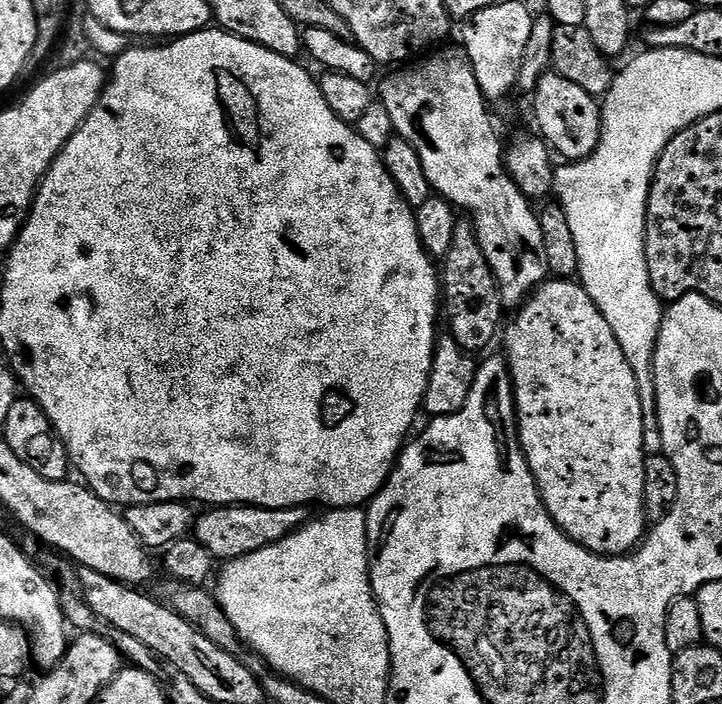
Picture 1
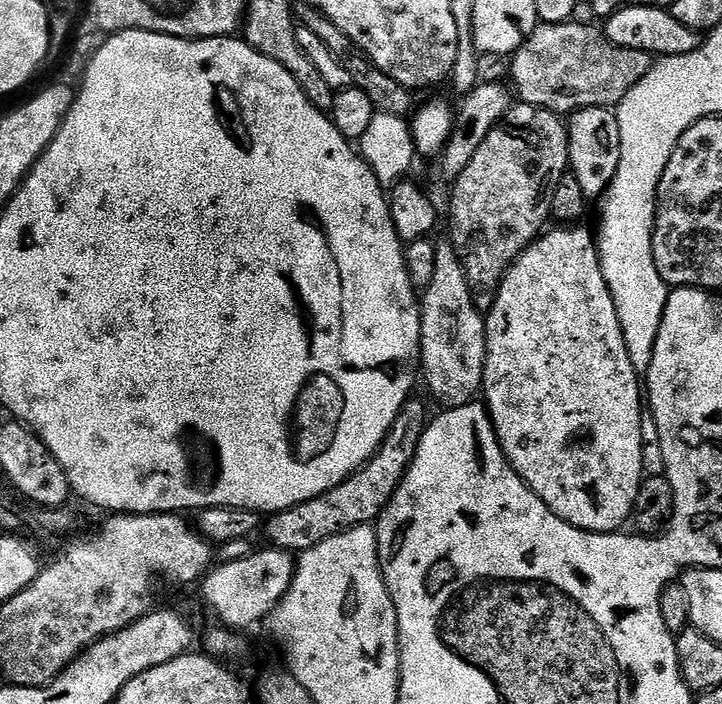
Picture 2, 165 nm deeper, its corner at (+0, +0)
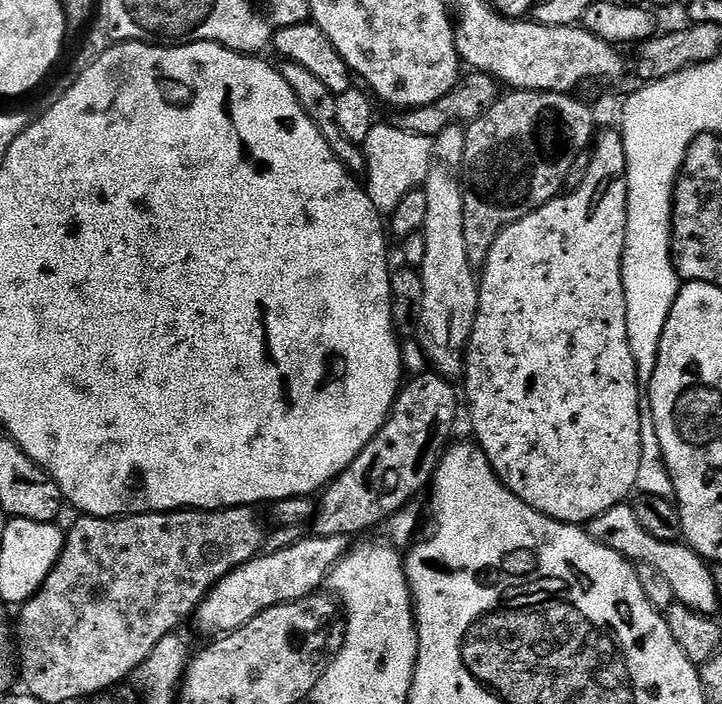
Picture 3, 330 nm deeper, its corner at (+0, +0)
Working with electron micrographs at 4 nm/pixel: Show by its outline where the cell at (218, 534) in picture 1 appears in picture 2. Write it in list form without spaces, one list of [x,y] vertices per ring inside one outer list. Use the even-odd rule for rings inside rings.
[[[408,399],[380,449],[368,459],[364,467],[346,478],[346,482],[334,486],[334,490],[318,498],[310,498],[310,502],[290,506],[290,510],[274,512],[267,517],[262,532],[272,539],[269,540],[271,547],[299,554],[318,546],[318,542],[326,542],[326,538],[334,538],[334,534],[342,534],[360,524],[372,524],[380,517],[380,512],[388,505],[408,472],[430,419],[430,412],[424,409],[422,401],[416,399]]]

